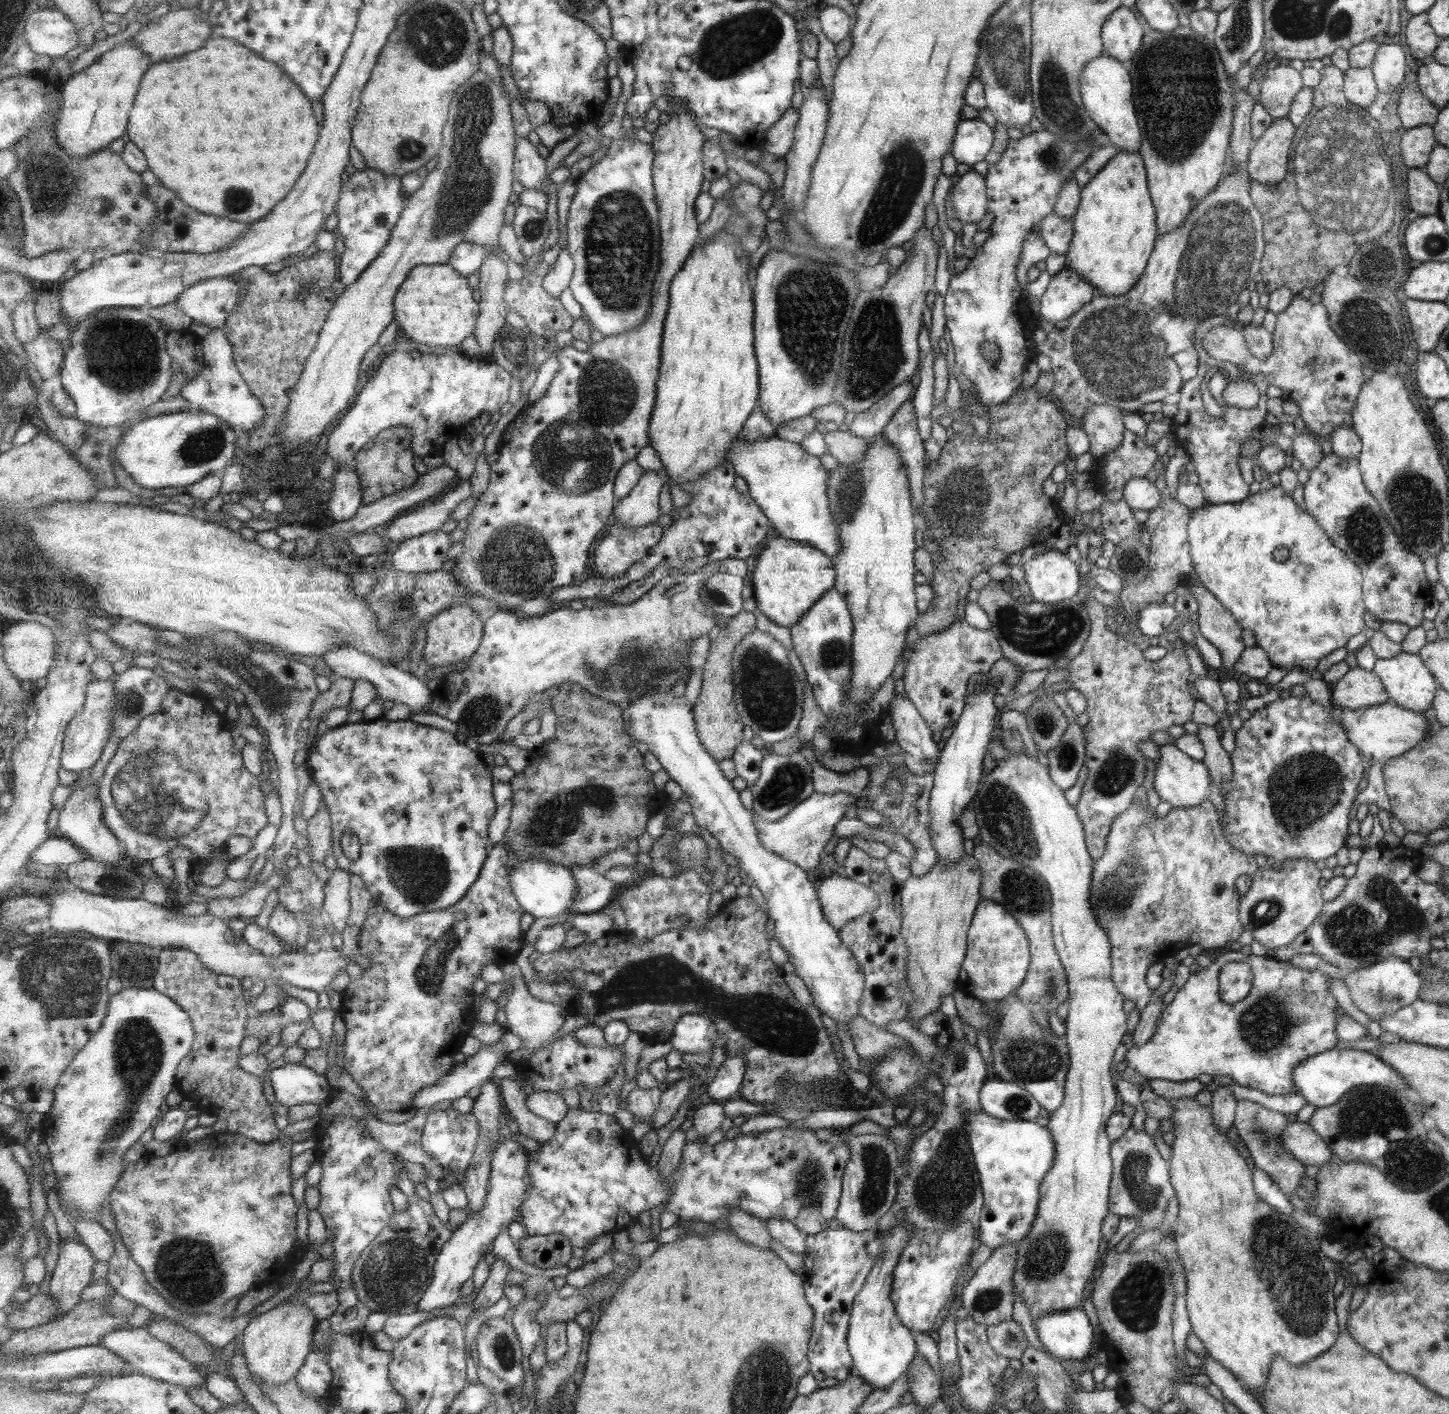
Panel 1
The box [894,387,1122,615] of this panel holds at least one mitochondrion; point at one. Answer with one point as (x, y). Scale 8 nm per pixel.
(962, 499)

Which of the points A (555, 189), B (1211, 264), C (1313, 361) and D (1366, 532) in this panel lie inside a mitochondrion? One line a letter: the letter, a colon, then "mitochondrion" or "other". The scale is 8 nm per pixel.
A: other
B: mitochondrion
C: mitochondrion
D: mitochondrion

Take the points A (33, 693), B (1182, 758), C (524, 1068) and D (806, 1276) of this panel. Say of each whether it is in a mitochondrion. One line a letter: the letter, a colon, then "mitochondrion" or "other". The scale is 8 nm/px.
A: other
B: other
C: other
D: other

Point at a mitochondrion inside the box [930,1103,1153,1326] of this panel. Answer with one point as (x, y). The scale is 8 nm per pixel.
(1047, 1257)

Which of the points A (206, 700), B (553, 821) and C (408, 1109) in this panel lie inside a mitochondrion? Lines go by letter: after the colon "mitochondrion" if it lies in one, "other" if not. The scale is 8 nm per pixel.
A: other
B: mitochondrion
C: other

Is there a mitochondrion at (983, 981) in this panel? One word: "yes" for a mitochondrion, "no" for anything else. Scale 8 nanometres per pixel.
no

